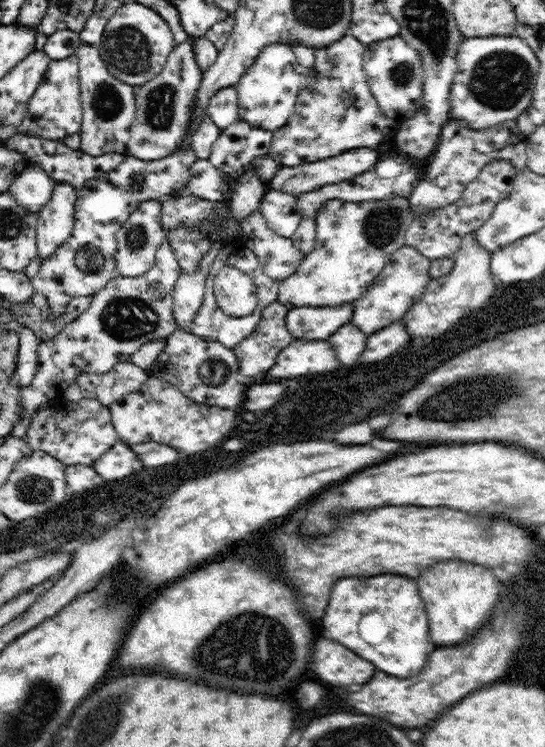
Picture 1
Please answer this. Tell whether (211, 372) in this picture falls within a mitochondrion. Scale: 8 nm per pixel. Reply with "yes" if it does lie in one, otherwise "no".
yes

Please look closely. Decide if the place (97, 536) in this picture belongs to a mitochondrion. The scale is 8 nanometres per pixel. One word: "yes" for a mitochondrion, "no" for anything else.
no

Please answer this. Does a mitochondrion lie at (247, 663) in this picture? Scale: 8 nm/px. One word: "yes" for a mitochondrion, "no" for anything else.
yes

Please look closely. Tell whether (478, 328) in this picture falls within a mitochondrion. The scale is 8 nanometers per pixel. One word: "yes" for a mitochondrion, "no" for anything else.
no

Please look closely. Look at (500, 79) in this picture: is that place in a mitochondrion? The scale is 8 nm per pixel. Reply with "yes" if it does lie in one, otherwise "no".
yes

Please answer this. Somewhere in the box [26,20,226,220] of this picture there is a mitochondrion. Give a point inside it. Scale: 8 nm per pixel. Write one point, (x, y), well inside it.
(129, 50)

